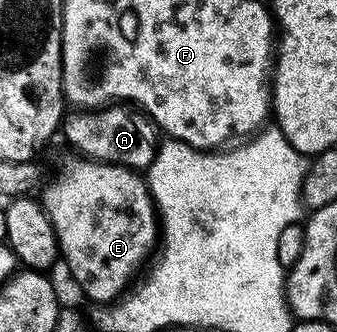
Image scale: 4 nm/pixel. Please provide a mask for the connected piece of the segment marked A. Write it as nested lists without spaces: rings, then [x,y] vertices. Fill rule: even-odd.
[[[114,103],[96,111],[73,111],[64,118],[63,137],[78,149],[82,158],[106,161],[109,165],[126,165],[128,169],[148,170],[155,159],[159,130],[140,108]]]

